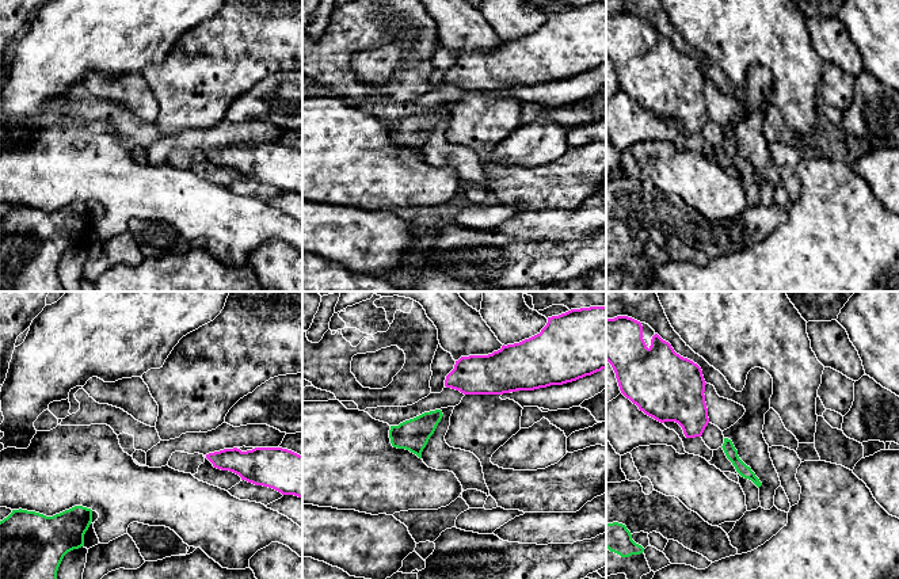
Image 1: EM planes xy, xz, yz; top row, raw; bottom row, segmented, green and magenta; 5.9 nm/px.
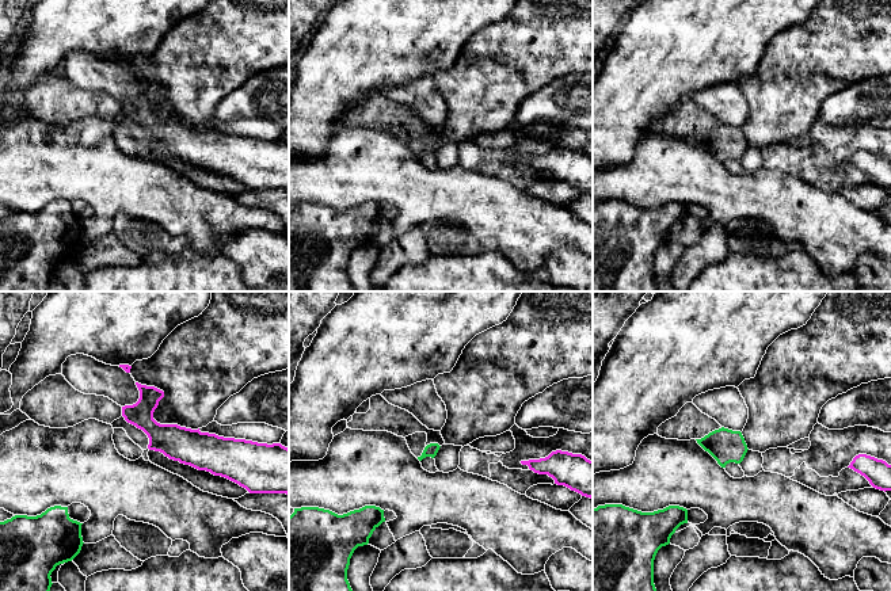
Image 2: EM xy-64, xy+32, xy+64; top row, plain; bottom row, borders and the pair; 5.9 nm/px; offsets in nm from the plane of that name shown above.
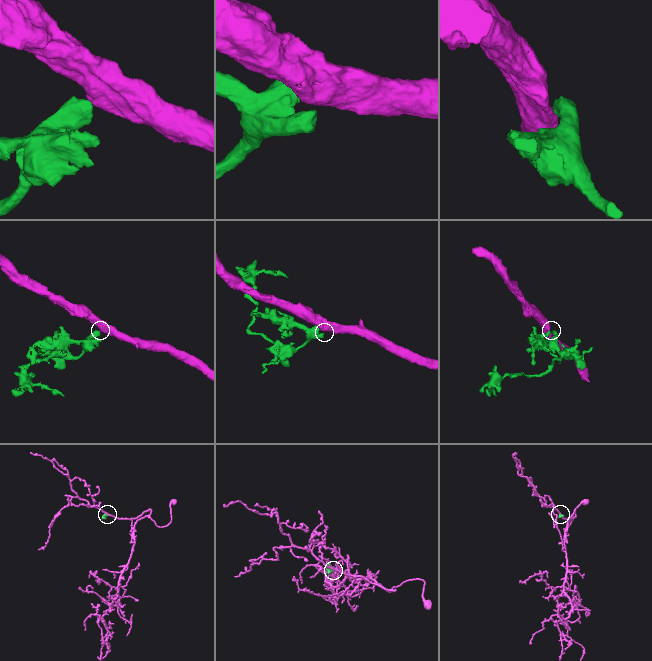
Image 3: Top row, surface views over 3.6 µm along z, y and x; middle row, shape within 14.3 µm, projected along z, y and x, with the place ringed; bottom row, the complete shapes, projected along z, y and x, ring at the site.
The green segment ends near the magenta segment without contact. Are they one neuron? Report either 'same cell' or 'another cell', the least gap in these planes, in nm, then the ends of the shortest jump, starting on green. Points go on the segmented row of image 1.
another cell; gap 130 nm; span yz (724, 438), (707, 425)

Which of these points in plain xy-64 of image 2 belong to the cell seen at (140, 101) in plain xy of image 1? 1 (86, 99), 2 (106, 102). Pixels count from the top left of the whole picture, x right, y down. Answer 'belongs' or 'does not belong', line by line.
1: does not belong
2: does not belong

